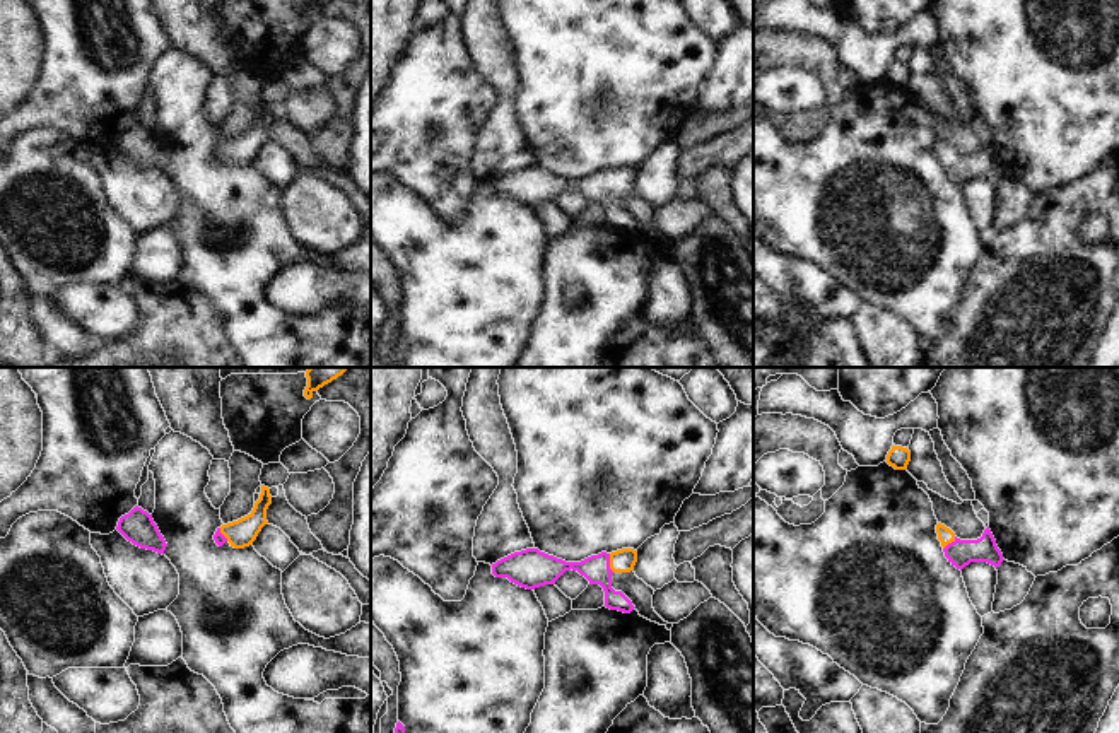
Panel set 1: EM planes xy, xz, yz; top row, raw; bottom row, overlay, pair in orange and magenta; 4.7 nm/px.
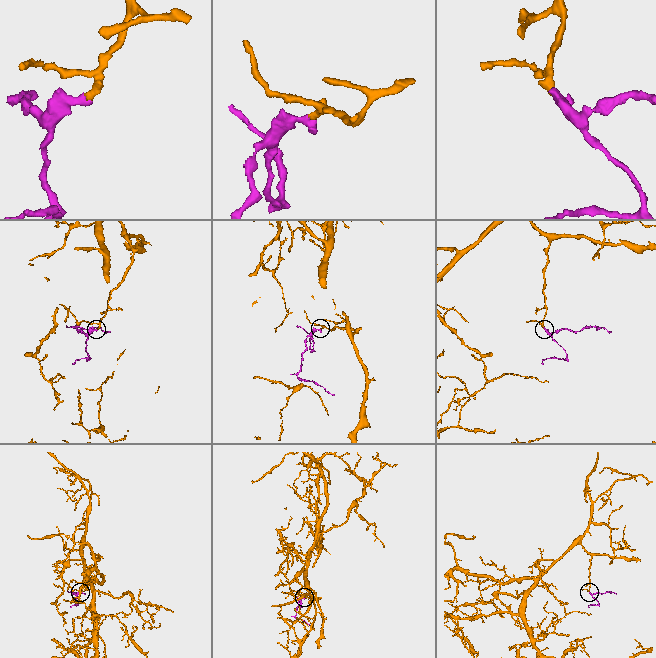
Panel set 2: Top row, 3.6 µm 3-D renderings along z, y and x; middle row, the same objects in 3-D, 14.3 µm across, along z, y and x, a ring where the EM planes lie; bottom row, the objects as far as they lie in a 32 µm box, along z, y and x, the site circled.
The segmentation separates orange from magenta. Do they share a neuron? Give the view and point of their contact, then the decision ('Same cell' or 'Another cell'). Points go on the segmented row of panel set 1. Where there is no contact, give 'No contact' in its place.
Touches orange at xz (610, 562). Same cell.

